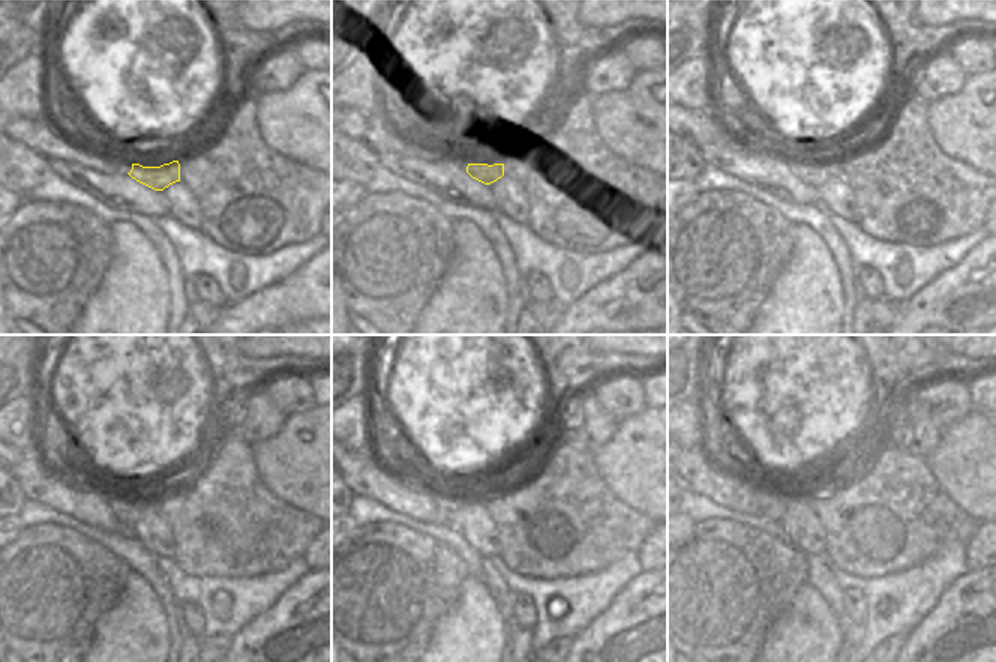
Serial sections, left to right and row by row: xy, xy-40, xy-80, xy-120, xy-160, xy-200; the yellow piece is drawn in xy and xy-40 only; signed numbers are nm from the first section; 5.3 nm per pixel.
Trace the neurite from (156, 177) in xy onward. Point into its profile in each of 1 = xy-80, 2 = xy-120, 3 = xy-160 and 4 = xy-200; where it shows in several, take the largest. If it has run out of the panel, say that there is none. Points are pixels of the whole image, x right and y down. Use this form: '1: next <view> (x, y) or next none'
1: next xy-80 (815, 174)
2: next xy-120 (128, 511)
3: next xy-160 (444, 502)
4: next xy-200 (771, 505)

